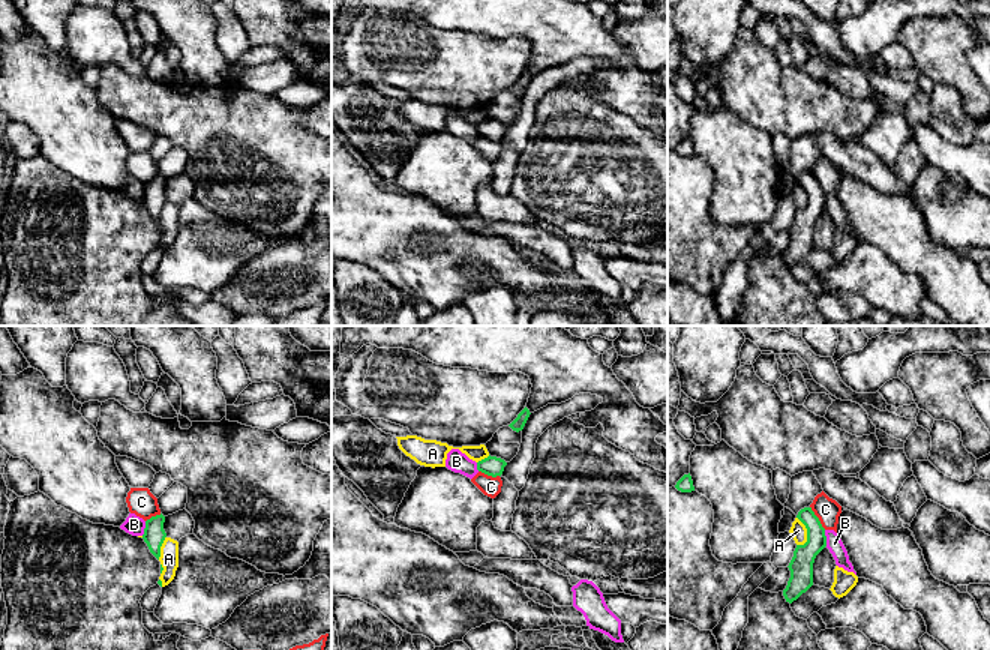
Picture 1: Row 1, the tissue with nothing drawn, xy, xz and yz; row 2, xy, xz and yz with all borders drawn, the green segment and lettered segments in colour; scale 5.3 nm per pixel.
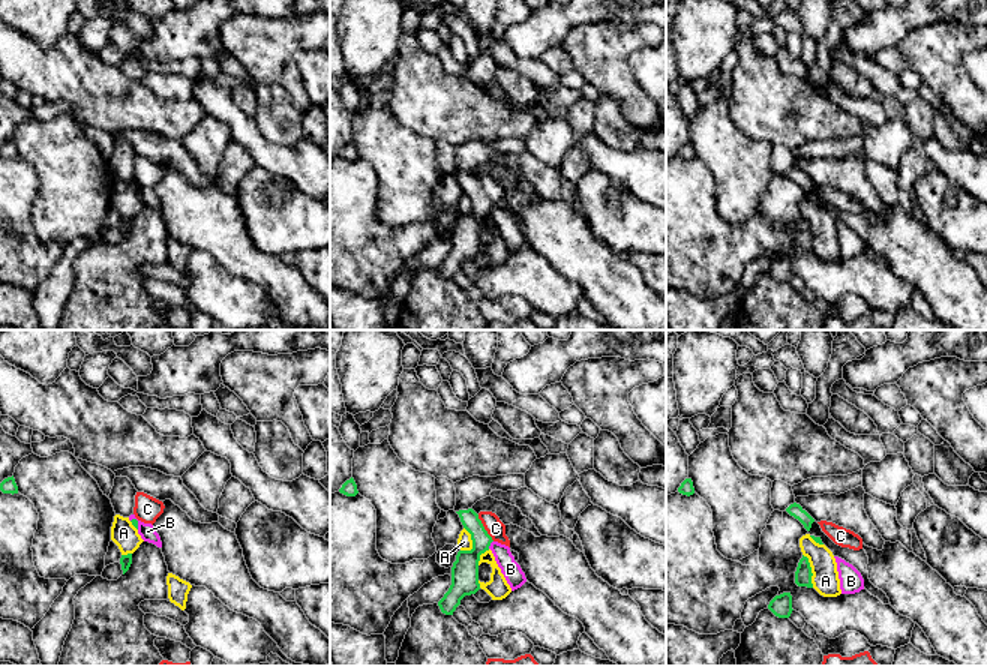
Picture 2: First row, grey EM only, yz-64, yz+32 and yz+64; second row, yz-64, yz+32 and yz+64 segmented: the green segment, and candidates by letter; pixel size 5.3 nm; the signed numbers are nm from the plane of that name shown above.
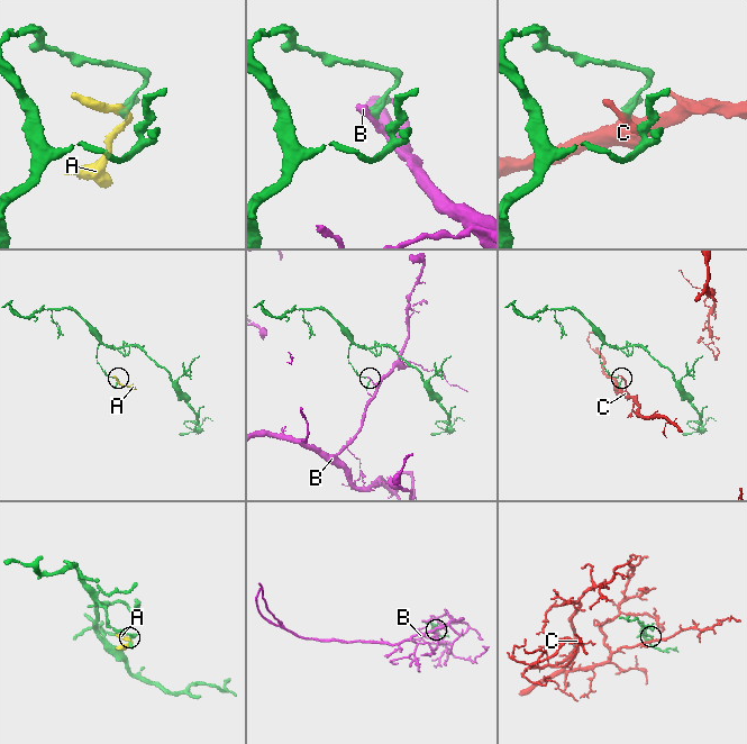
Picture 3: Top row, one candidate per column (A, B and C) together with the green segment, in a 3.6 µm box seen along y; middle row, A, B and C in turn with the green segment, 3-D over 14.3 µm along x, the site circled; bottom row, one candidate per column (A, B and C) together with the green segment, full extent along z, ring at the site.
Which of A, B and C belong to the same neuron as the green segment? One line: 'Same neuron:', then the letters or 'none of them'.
Same neuron: none of them

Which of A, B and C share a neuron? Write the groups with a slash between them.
A / B / C

